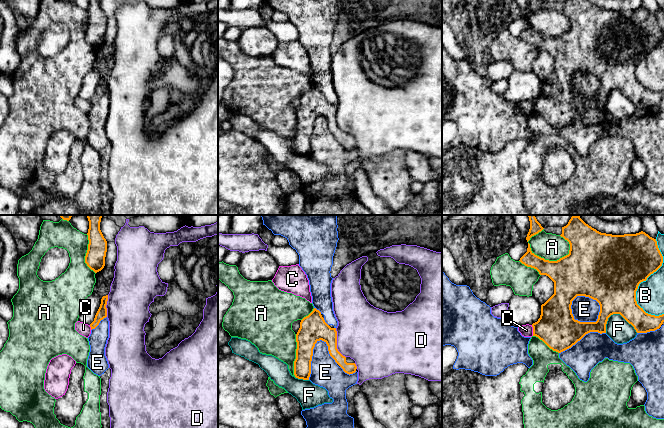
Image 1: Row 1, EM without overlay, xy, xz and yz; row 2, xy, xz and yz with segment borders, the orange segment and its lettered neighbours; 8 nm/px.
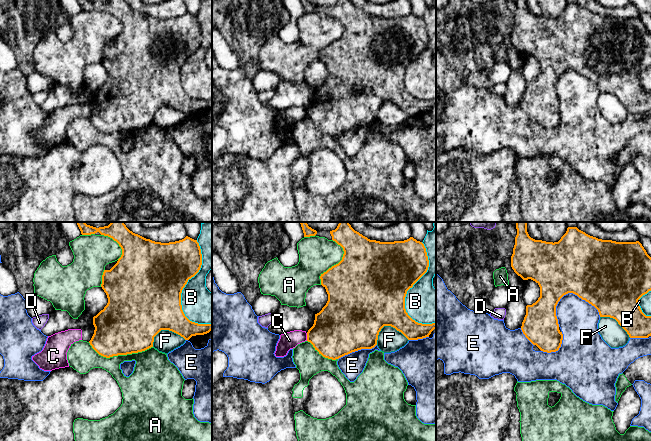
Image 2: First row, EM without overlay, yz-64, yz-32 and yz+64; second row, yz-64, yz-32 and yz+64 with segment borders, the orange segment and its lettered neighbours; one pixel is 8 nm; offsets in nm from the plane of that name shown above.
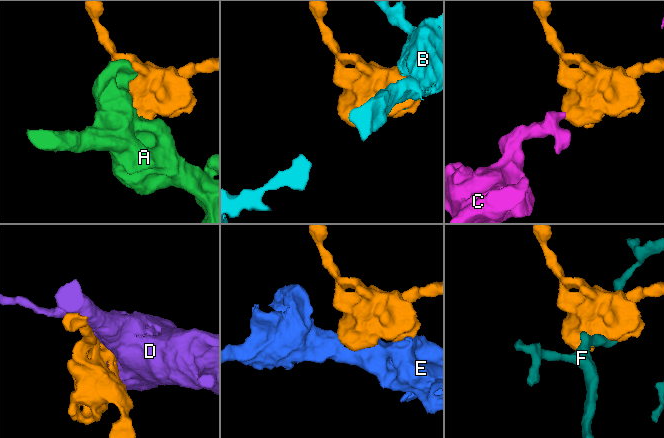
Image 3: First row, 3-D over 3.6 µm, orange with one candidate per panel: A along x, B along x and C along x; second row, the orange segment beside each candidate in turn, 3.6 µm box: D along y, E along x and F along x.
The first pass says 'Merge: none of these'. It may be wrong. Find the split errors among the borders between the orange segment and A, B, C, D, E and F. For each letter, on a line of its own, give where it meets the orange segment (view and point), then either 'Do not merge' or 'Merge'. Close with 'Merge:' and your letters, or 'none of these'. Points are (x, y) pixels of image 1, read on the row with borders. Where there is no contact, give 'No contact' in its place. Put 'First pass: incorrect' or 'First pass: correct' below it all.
A: Touches orange at yz (547, 260). Do not merge
B: Touches orange at yz (643, 280). Do not merge
C: Touches orange at yz (533, 330). Do not merge
D: Touches orange at xz (336, 343). Do not merge
E: Touches orange at yz (597, 301). Do not merge
F: Touches orange at yz (623, 317). Do not merge
Merge: none of these
First pass: correct

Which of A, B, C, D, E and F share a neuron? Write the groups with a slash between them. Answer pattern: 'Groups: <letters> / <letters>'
Groups: A / B / C / D / E / F

